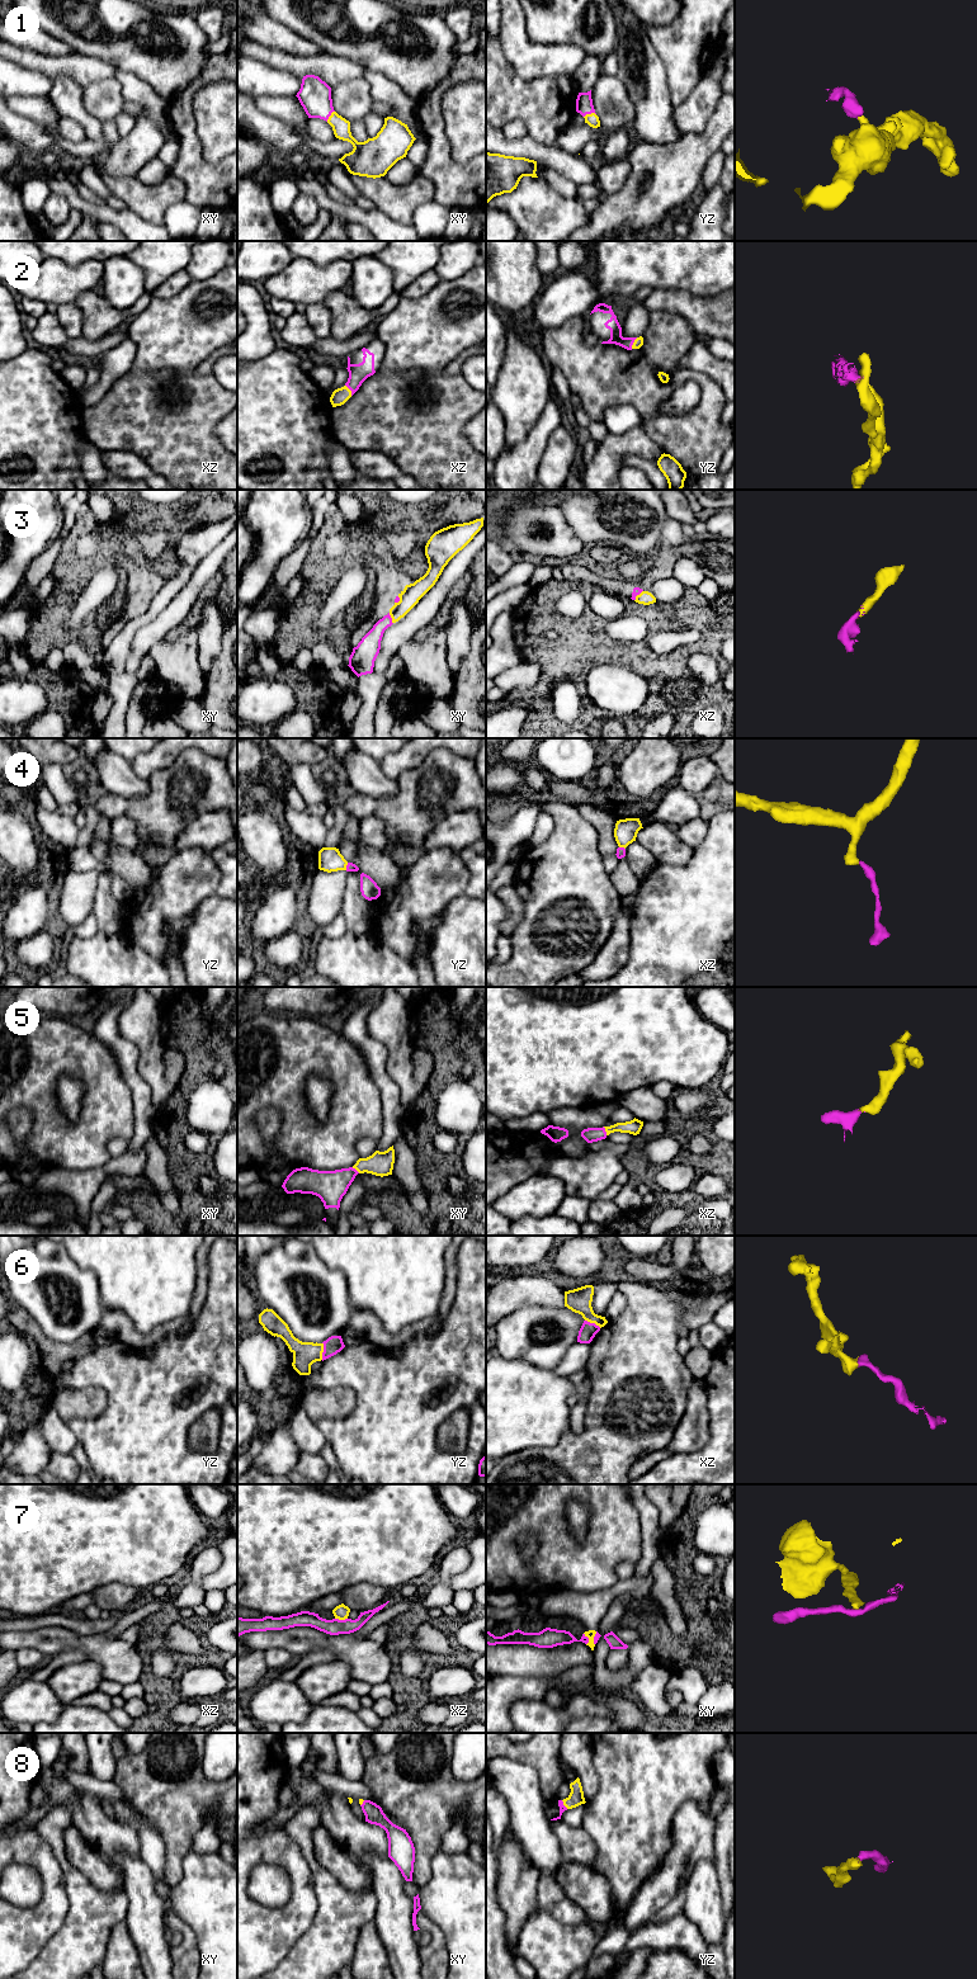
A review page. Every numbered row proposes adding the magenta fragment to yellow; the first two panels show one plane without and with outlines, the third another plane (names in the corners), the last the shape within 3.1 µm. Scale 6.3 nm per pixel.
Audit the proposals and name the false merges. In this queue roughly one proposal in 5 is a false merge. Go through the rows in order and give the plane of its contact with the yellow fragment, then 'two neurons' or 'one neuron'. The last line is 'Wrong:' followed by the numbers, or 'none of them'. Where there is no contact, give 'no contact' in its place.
1: contact in yz; one neuron
2: contact in yz; one neuron
3: contact in xy; one neuron
4: contact in yz; one neuron
5: contact in xz; one neuron
6: contact in yz; one neuron
7: contact in xz; two neurons
8: contact in yz; one neuron
Wrong: 7

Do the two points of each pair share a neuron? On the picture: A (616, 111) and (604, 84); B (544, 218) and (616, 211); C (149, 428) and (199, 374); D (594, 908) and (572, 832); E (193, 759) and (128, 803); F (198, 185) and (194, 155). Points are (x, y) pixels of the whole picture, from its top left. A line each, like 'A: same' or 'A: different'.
A: same
B: different
C: same
D: same
E: same
F: same

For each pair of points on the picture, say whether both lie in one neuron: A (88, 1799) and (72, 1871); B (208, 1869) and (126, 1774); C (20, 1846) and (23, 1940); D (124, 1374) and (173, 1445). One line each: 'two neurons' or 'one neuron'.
A: two neurons
B: two neurons
C: one neuron
D: one neuron

